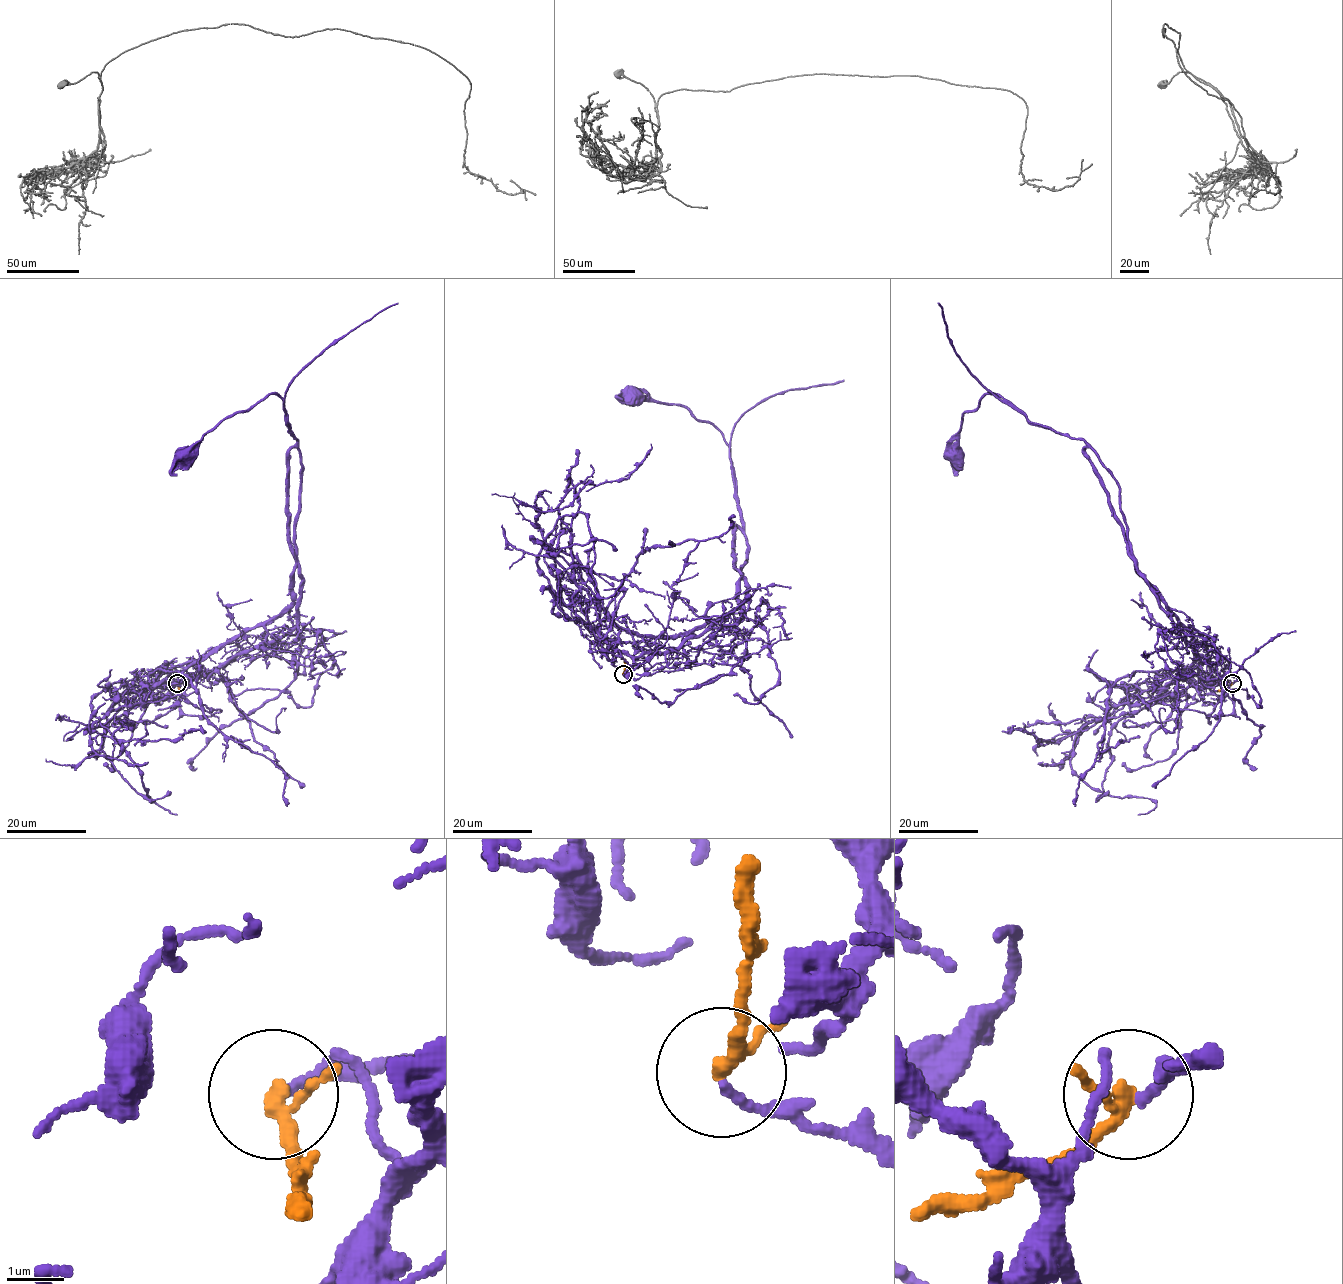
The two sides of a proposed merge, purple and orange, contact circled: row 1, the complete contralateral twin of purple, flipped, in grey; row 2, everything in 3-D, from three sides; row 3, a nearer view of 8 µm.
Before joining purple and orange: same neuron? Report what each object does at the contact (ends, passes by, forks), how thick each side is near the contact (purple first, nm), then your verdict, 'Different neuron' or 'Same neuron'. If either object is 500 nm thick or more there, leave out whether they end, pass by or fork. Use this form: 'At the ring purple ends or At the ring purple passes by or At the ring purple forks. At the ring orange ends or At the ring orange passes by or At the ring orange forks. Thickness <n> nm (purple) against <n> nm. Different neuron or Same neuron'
At the ring purple ends. At the ring orange passes by. Thickness 160 nm (purple) against 200 nm. Same neuron

